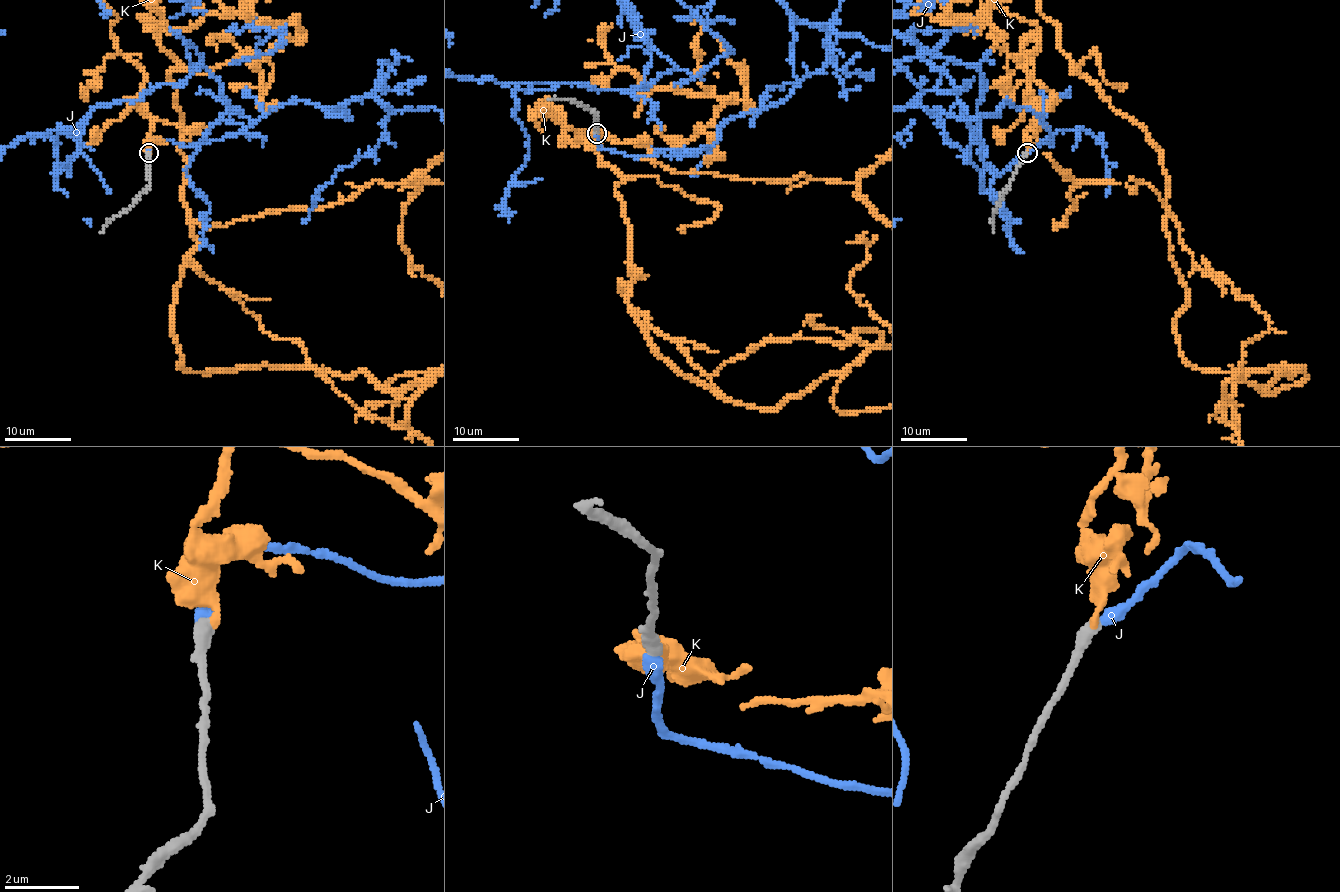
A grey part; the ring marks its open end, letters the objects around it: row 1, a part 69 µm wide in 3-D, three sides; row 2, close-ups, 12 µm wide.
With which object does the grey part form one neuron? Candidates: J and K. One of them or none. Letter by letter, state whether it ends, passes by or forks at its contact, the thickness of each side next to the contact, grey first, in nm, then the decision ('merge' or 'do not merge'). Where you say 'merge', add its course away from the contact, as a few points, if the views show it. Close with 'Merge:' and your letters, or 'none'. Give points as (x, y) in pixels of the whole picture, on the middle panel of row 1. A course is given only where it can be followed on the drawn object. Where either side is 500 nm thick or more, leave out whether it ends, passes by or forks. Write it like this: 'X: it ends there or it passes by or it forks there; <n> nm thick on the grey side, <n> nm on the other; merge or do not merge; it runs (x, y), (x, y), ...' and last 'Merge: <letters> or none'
J: it ends there; 380 nm thick on the grey side, 360 nm on the other; merge
K: it ends there; 380 nm thick on the grey side, 200 nm on the other; do not merge
Merge: J

